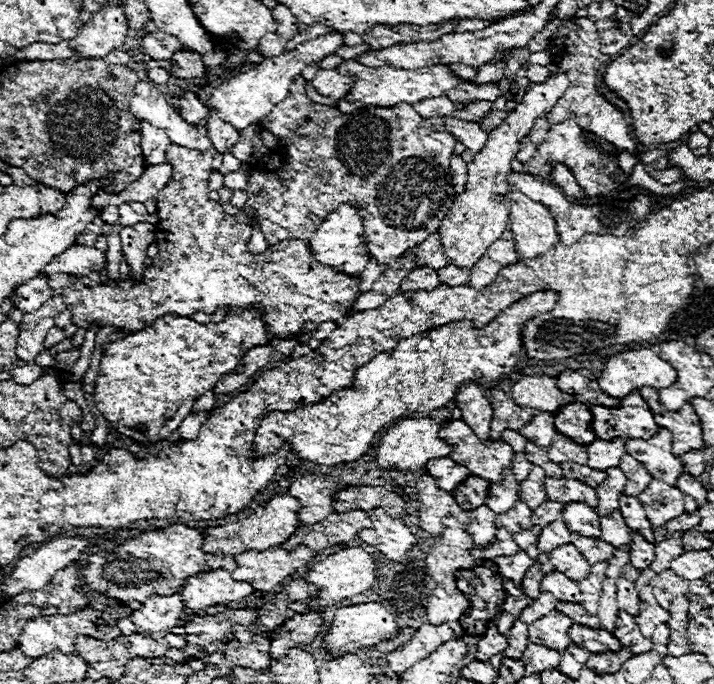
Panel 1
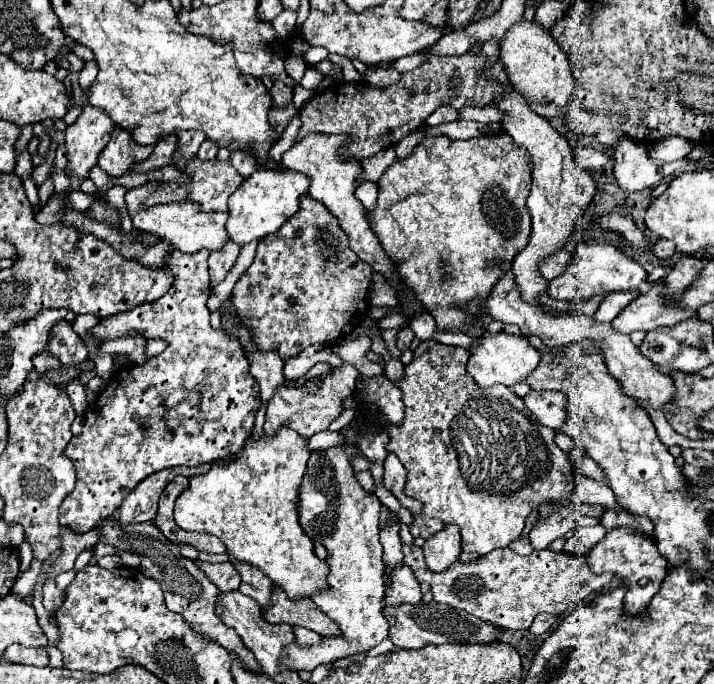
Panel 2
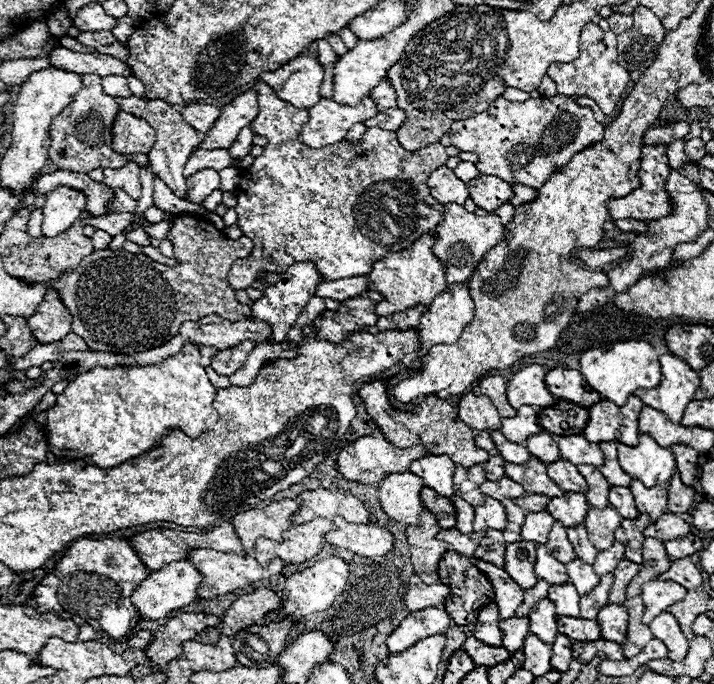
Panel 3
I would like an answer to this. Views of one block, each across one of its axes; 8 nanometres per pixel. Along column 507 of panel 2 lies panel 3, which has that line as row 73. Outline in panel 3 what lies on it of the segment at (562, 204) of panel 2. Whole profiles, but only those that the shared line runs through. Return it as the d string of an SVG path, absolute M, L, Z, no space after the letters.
M54 48L54 52L50 52L48 56L50 64L54 68L62 68L66 72L74 72L74 74L98 74L98 76L132 76L132 68L120 60L114 60L112 56L104 56L104 54L80 54L80 52L72 52L66 48Z

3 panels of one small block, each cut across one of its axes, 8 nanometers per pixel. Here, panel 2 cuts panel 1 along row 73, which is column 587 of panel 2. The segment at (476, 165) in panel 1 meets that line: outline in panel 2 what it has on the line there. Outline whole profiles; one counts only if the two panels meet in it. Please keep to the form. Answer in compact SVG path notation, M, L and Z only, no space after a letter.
M626 526L616 528L612 532L608 532L590 550L590 556L586 558L586 562L588 562L588 566L590 566L590 570L594 574L612 572L614 576L618 576L618 580L626 588L626 596L624 596L624 612L626 612L626 616L648 618L650 600L660 590L660 584L664 582L666 570L668 570L668 562L658 554L658 548L656 548L654 540L648 534L640 534L634 528L626 528Z

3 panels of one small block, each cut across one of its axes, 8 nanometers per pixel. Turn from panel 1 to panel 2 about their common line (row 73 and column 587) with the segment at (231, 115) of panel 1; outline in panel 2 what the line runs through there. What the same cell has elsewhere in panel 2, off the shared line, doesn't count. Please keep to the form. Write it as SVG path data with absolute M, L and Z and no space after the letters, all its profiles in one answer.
M602 240L594 242L582 242L576 246L574 258L564 274L554 278L548 288L548 296L554 300L590 300L590 298L606 298L612 292L630 292L640 290L648 282L648 274L642 266L638 266L634 260L630 260L626 254L622 254L616 246L606 244Z

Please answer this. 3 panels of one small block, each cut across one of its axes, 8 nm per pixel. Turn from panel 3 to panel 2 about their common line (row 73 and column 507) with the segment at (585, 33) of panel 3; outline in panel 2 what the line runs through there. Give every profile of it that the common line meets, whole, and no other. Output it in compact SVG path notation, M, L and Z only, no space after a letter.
M404 544L402 552L404 552L404 564L412 568L420 583L426 582L430 585L436 602L466 610L468 614L480 620L510 630L530 628L534 616L540 612L564 616L578 602L586 600L592 592L603 589L614 577L610 572L600 575L590 572L586 560L576 554L552 552L548 548L534 550L528 556L520 556L510 548L502 548L468 564L454 562L454 566L440 573L428 569L422 548L414 544L412 546Z

